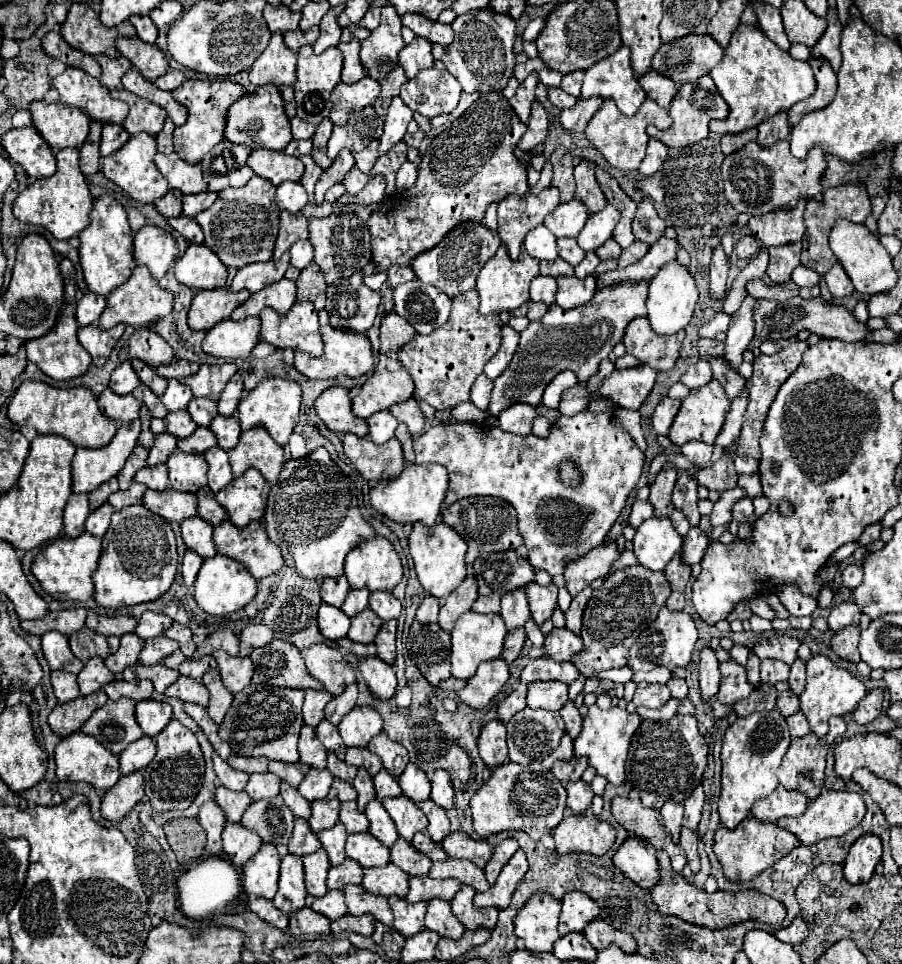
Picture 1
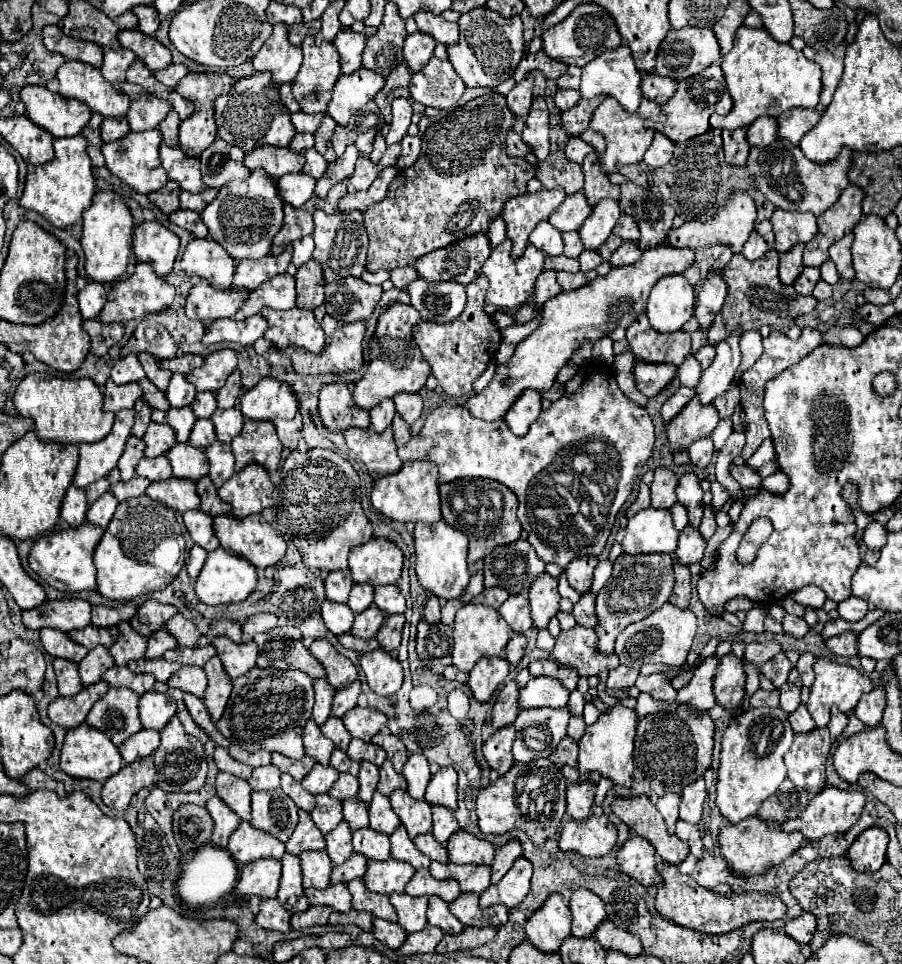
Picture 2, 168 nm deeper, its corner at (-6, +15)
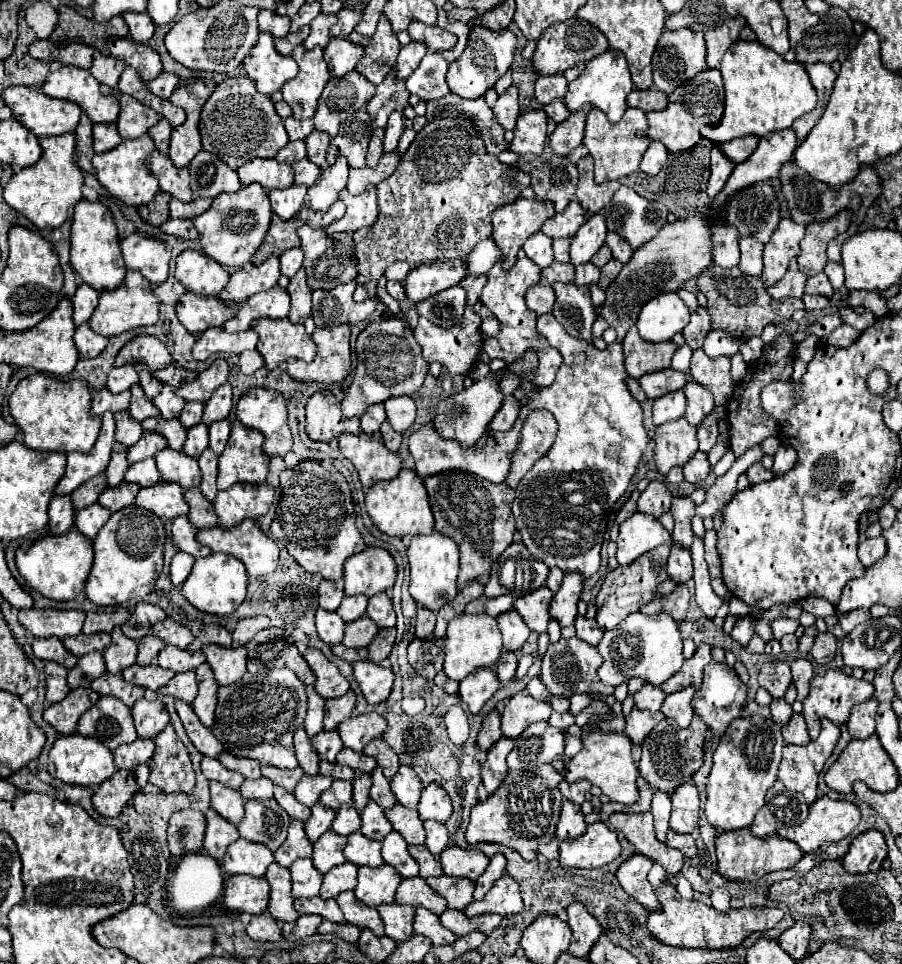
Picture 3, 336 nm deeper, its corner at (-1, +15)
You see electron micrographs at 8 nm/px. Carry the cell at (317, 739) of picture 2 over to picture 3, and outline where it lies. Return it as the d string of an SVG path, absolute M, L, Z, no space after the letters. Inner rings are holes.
M303 729L295 731L293 743L295 743L295 757L299 761L299 767L307 775L317 775L319 773L319 755L317 755L315 747L311 745L311 739L307 737L307 733Z

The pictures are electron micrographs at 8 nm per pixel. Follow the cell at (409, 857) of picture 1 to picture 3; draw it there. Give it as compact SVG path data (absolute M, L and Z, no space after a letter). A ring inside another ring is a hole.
M391 831L385 839L383 839L383 861L391 867L395 867L399 871L401 877L415 877L419 875L419 865L417 861L409 855L407 851L407 843L405 839L397 833L397 831Z

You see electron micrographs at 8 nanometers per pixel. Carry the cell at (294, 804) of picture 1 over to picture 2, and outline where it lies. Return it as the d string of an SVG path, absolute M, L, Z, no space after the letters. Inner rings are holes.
M282 773L282 791L304 811L312 811L314 809L314 795L308 793L300 781L296 781L294 777L288 777L288 773Z

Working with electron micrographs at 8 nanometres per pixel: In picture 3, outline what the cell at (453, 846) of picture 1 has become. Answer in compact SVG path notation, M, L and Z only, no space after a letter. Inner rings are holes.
M447 847L439 855L441 867L449 877L465 877L477 881L477 877L485 871L489 859L475 849L461 849L461 847Z

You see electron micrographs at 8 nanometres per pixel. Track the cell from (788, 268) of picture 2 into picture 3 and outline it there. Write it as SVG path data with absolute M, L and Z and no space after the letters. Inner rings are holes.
M793 259L791 265L789 265L789 269L787 269L787 273L783 275L783 279L777 285L773 285L769 289L769 293L771 293L773 299L779 299L779 301L787 299L787 297L801 299L803 293L805 293L805 281L807 281L807 275L799 273L797 261Z

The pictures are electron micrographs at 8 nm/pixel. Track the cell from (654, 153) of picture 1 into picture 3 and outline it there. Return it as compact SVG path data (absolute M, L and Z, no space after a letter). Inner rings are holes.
M651 141L651 143L649 143L649 149L645 151L645 155L643 155L643 159L641 159L639 169L641 169L643 173L647 173L647 175L657 175L657 173L661 171L661 167L665 165L667 155L669 155L669 153L667 153L667 147L665 147L663 143Z

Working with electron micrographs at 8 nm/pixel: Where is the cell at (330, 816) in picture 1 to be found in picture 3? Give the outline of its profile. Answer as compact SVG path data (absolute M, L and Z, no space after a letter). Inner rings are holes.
M315 803L311 807L311 819L305 823L305 833L309 837L311 843L315 843L333 823L335 819L335 811L327 809L323 803Z

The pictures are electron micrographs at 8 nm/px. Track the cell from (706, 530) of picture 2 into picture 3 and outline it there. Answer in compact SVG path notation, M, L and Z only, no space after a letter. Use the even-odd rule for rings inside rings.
M695 537L693 541L693 547L691 547L691 557L693 557L693 565L695 565L695 573L693 573L693 581L695 581L695 601L697 605L701 607L703 615L713 619L717 609L725 603L723 597L719 597L709 581L709 571L707 571L707 563L705 563L705 557L703 557L703 541L699 537Z

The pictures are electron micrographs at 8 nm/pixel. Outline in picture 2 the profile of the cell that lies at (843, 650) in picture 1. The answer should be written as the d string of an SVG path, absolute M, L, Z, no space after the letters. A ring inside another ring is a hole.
M844 631L844 633L836 635L836 637L830 637L830 639L826 641L826 645L828 645L828 649L830 649L832 653L836 653L836 655L854 657L854 655L856 655L856 637L858 637L858 633L854 633L854 631Z

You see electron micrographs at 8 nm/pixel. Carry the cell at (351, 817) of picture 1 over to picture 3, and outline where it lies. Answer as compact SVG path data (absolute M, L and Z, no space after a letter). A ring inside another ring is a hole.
M349 801L347 805L343 805L343 809L337 811L337 817L335 817L331 829L343 837L361 829L361 815L357 813L353 801Z

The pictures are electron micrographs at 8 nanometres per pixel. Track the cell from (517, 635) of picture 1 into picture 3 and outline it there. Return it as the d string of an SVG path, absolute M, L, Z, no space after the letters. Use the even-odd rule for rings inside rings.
M505 651L503 657L499 657L497 667L495 667L499 681L511 681L515 675L515 669L517 669L517 655Z

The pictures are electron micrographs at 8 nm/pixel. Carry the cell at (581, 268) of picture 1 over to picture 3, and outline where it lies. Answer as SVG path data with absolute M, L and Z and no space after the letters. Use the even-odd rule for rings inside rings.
M585 263L575 267L575 285L577 287L589 287L599 281L599 269L593 263Z

